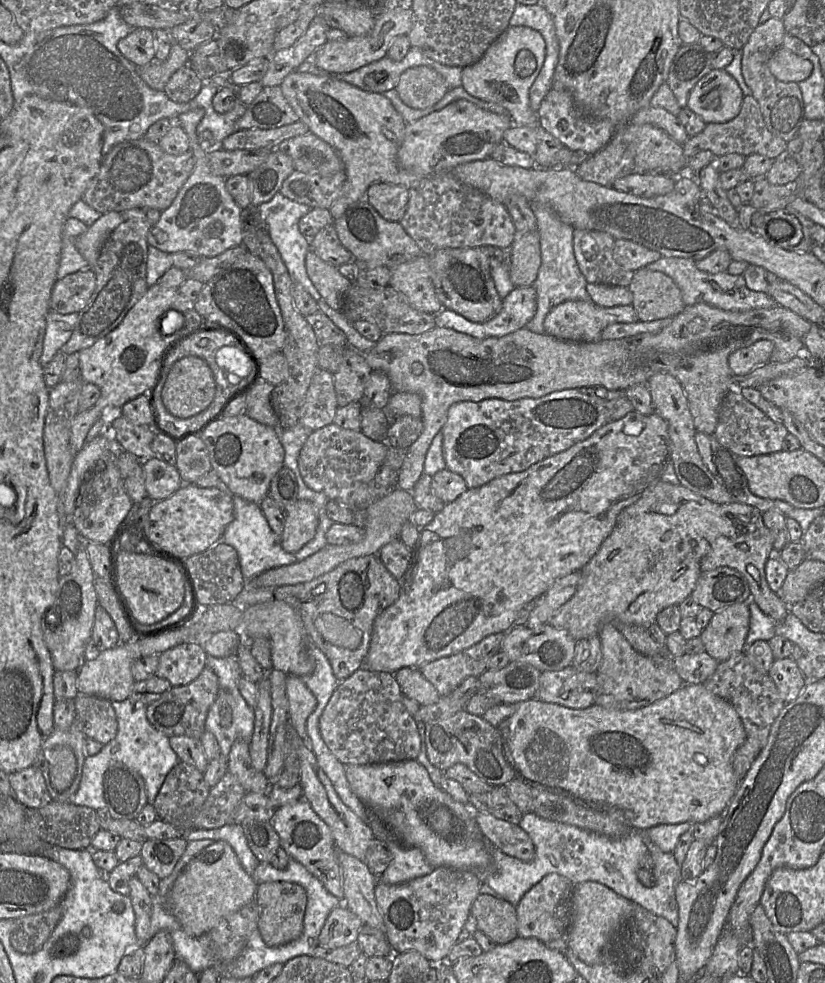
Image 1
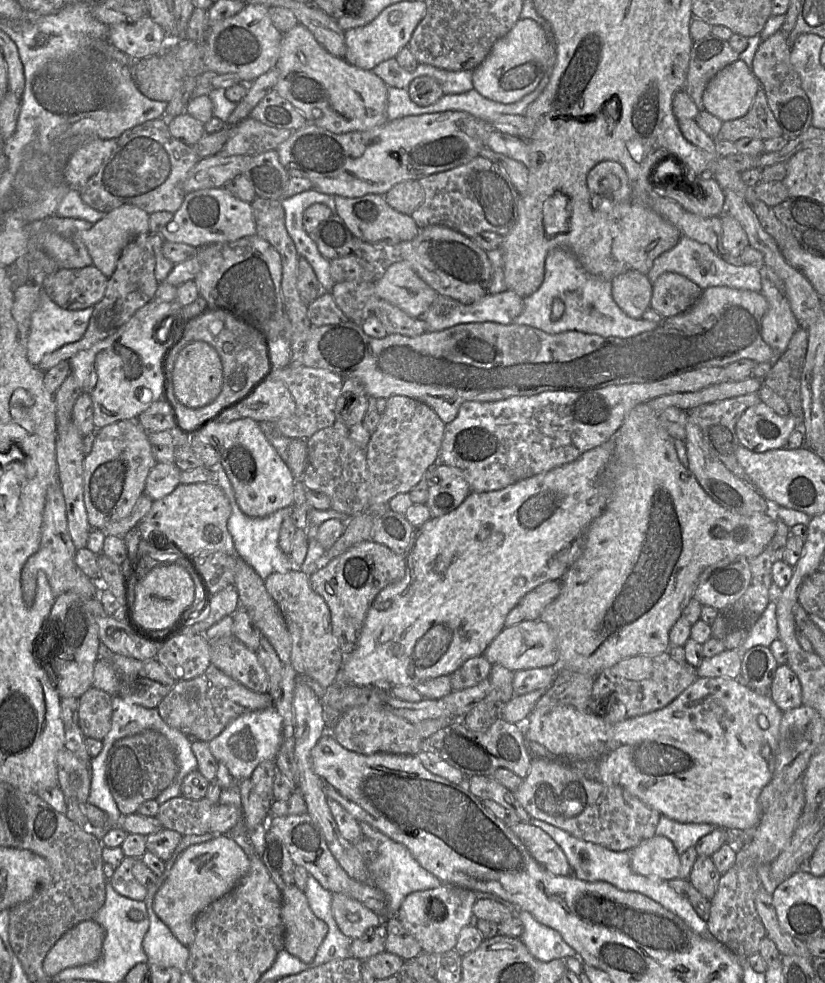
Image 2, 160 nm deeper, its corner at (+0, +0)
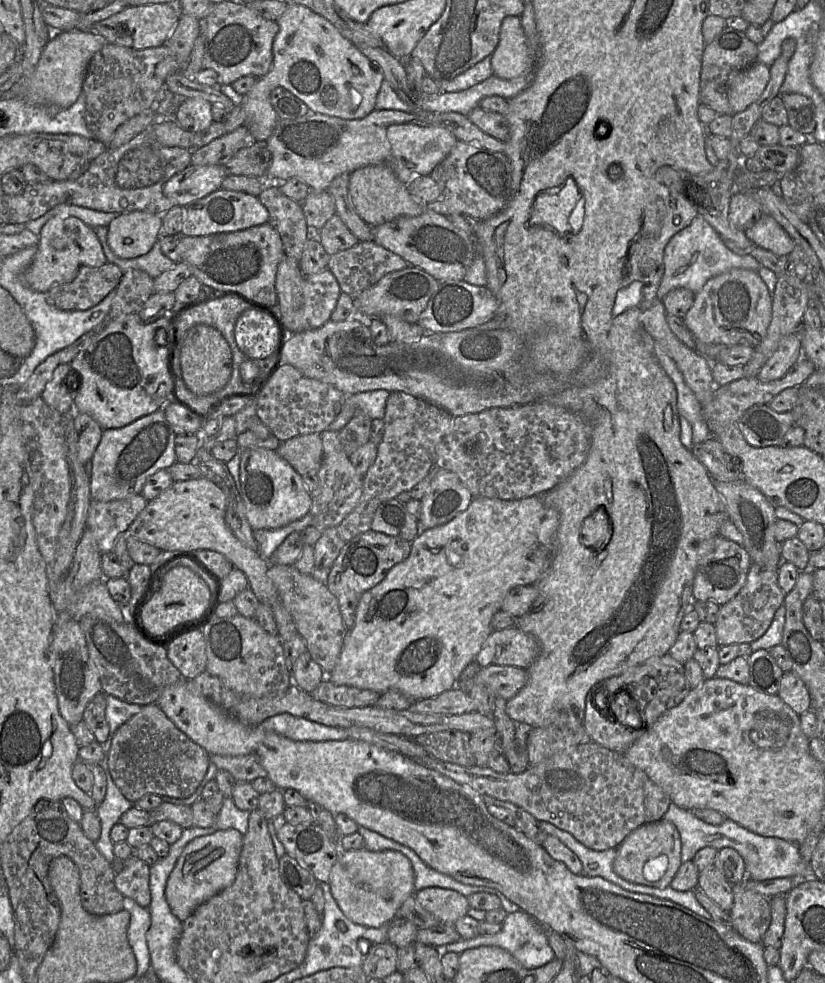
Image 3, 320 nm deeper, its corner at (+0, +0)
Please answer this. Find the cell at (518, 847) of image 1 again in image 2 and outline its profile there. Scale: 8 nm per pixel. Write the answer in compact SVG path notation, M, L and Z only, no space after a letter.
M523 822L508 826L544 869L555 876L572 875L572 869L563 850L541 828Z

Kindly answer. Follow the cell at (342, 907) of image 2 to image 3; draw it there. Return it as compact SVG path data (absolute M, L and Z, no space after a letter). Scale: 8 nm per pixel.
M341 850L329 879L333 897L352 922L372 928L390 923L403 903L414 896L415 873L409 858L395 850Z

